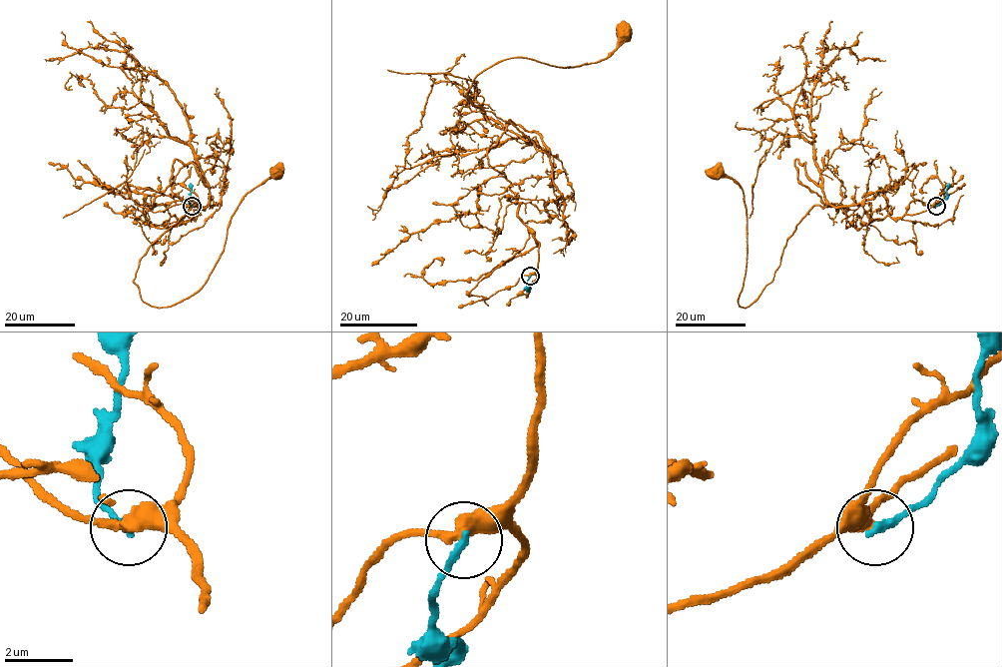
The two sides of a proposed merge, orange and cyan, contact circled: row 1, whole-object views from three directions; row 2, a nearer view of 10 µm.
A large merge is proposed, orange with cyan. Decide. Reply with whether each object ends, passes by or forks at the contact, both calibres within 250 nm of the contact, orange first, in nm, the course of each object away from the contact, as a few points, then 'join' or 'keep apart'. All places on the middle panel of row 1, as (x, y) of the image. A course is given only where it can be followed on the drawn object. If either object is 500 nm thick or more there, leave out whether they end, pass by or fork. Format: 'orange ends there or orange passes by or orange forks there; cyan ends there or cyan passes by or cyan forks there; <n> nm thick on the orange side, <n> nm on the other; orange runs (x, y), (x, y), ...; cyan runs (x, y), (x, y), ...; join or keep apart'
orange passes by; cyan ends there; 400 nm thick on the orange side, 240 nm on the other; orange runs (530, 276), (539, 243), (502, 171), (536, 151), (466, 94), (513, 58), (559, 67), (603, 60), (626, 29); cyan runs (530, 276), (528, 290); keep apart

